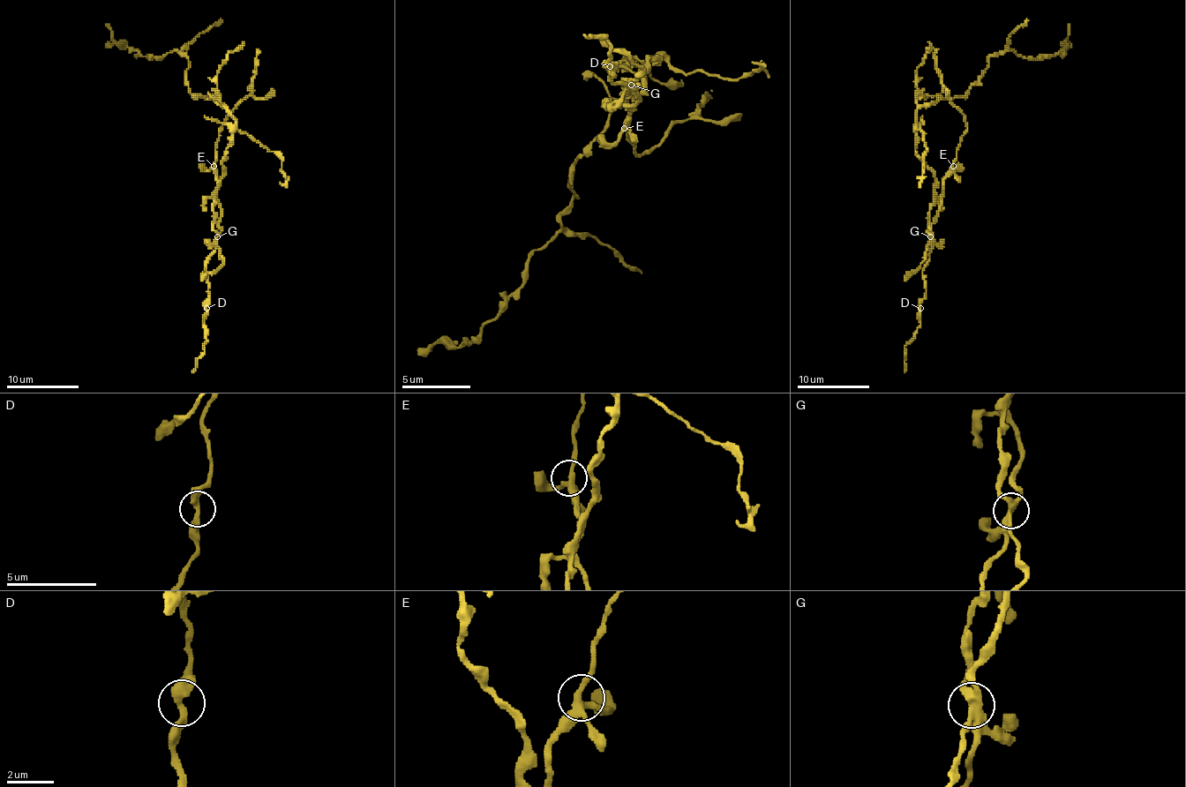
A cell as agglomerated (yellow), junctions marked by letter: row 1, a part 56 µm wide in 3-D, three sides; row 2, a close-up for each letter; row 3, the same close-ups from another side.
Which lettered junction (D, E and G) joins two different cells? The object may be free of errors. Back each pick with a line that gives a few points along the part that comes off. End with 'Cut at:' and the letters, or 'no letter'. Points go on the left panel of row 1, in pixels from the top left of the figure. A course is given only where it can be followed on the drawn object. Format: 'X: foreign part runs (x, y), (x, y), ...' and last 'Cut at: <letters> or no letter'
G: foreign part runs (217, 236), (231, 112), (190, 92), (181, 53), (141, 56), (120, 46), (106, 24)
Cut at: G

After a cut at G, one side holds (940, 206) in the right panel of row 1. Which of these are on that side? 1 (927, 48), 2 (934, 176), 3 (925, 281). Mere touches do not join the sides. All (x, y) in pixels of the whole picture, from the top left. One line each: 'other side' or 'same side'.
1: other side
2: other side
3: same side

